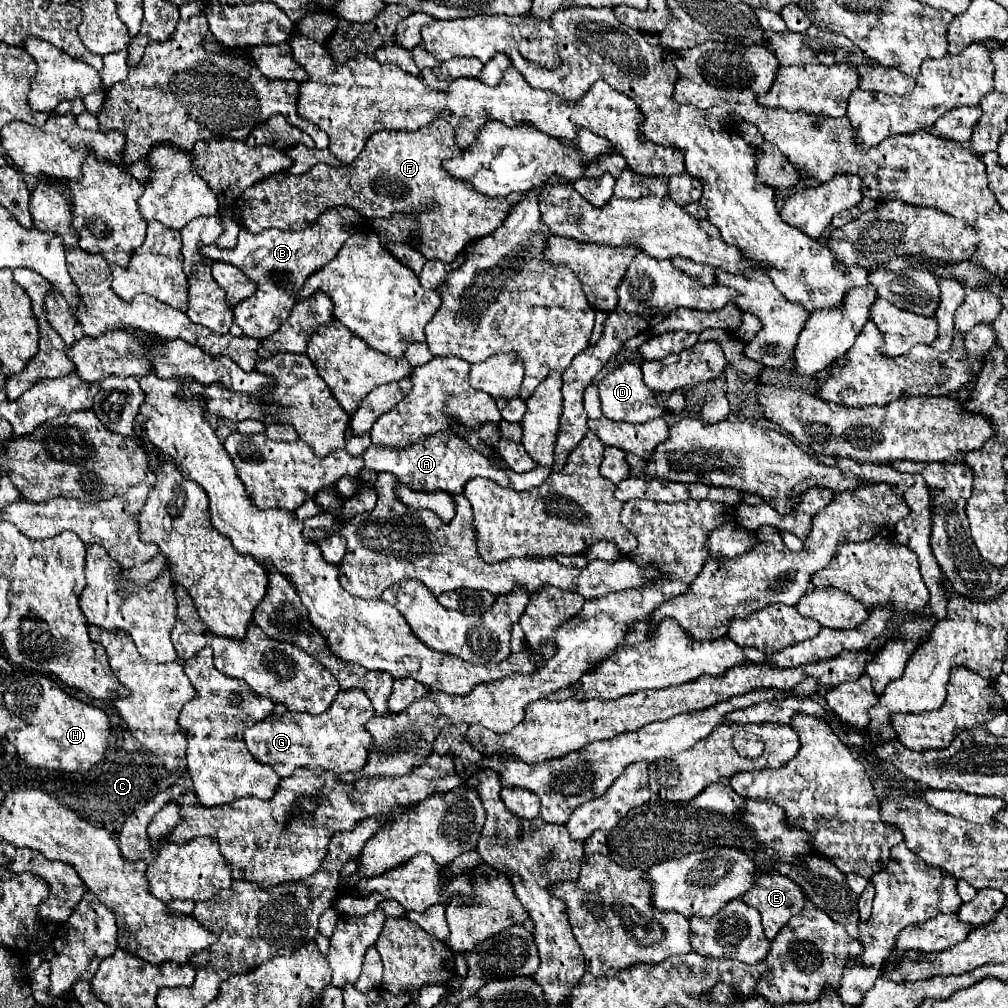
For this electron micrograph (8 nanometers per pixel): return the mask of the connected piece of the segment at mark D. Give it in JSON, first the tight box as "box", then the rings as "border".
{"box":[598,362,666,424],"border":[[[624,362],[616,370],[608,372],[602,382],[598,384],[600,392],[600,404],[602,404],[602,414],[610,420],[616,422],[628,422],[628,424],[644,424],[648,420],[654,420],[666,412],[666,402],[660,394],[652,392],[644,380],[642,380],[642,370],[640,364],[636,362]]]}

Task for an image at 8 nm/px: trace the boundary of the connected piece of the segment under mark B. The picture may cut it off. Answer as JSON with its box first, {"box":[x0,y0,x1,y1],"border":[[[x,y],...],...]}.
{"box":[214,206,366,340],"border":[[[334,206],[326,210],[316,220],[316,224],[300,232],[282,232],[272,228],[264,230],[260,236],[254,236],[244,232],[242,228],[238,234],[238,244],[234,248],[214,252],[214,260],[222,260],[240,268],[248,278],[258,284],[258,292],[234,308],[234,322],[244,330],[246,336],[252,336],[256,340],[272,336],[272,332],[276,332],[276,328],[280,328],[280,324],[288,318],[296,302],[296,290],[306,282],[306,278],[328,264],[348,240],[348,236],[352,236],[352,232],[364,228],[366,218],[356,214],[348,206]]]}

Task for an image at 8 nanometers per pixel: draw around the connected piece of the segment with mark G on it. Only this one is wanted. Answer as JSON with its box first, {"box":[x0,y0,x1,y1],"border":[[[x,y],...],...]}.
{"box":[244,690,374,778],"border":[[[358,690],[338,692],[332,706],[320,716],[308,712],[284,712],[282,716],[270,716],[254,726],[246,728],[244,742],[250,754],[276,770],[280,778],[292,776],[296,768],[308,768],[316,774],[334,772],[358,772],[366,764],[366,752],[372,744],[372,736],[366,732],[366,722],[374,716],[374,708],[368,696]]]}

